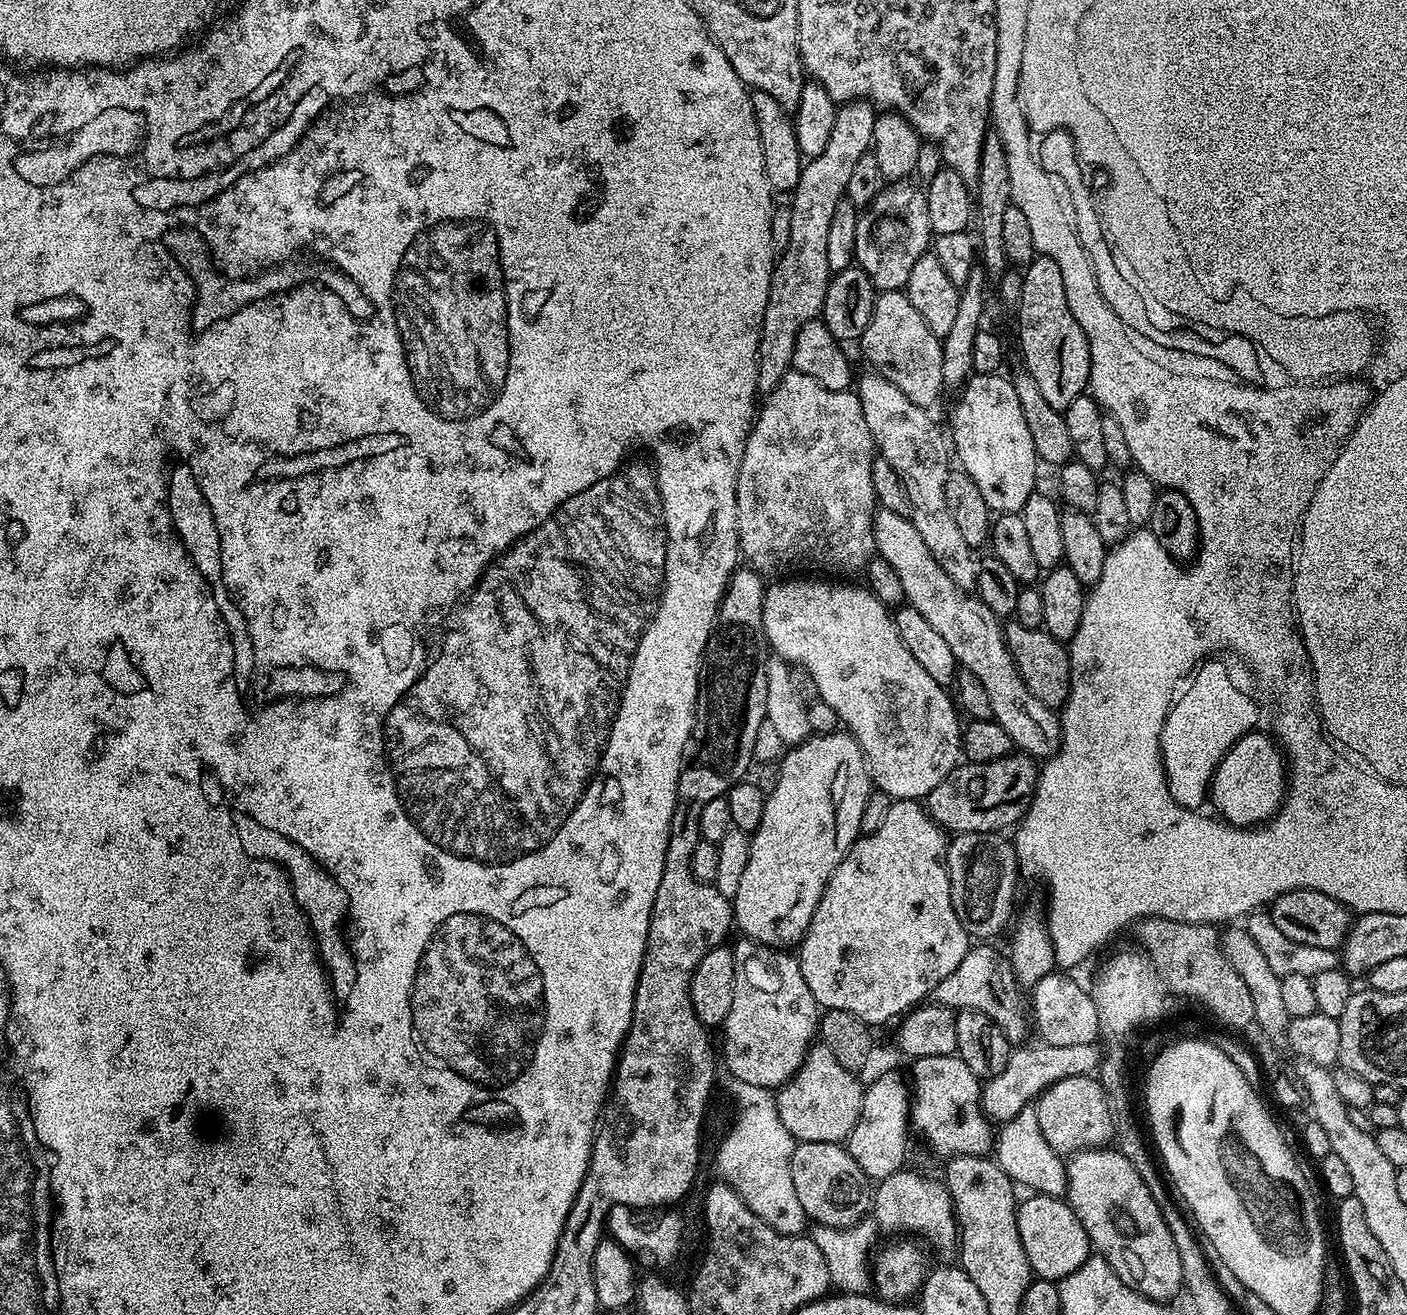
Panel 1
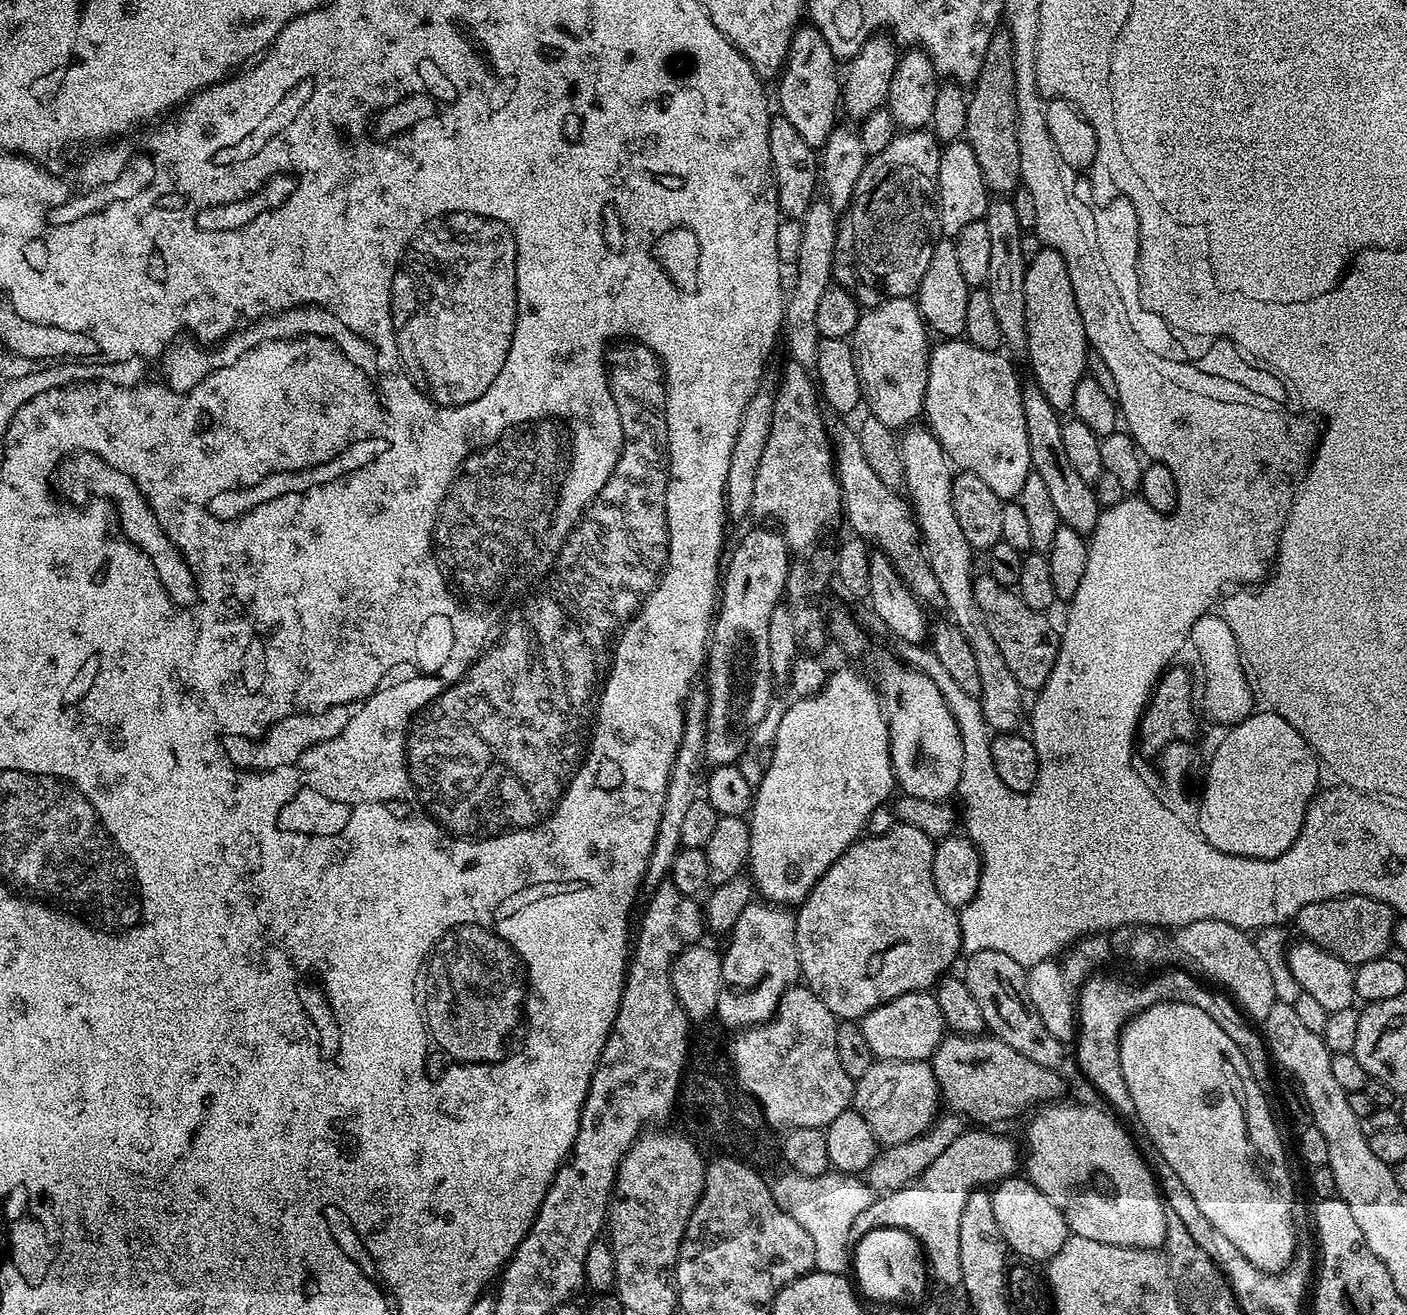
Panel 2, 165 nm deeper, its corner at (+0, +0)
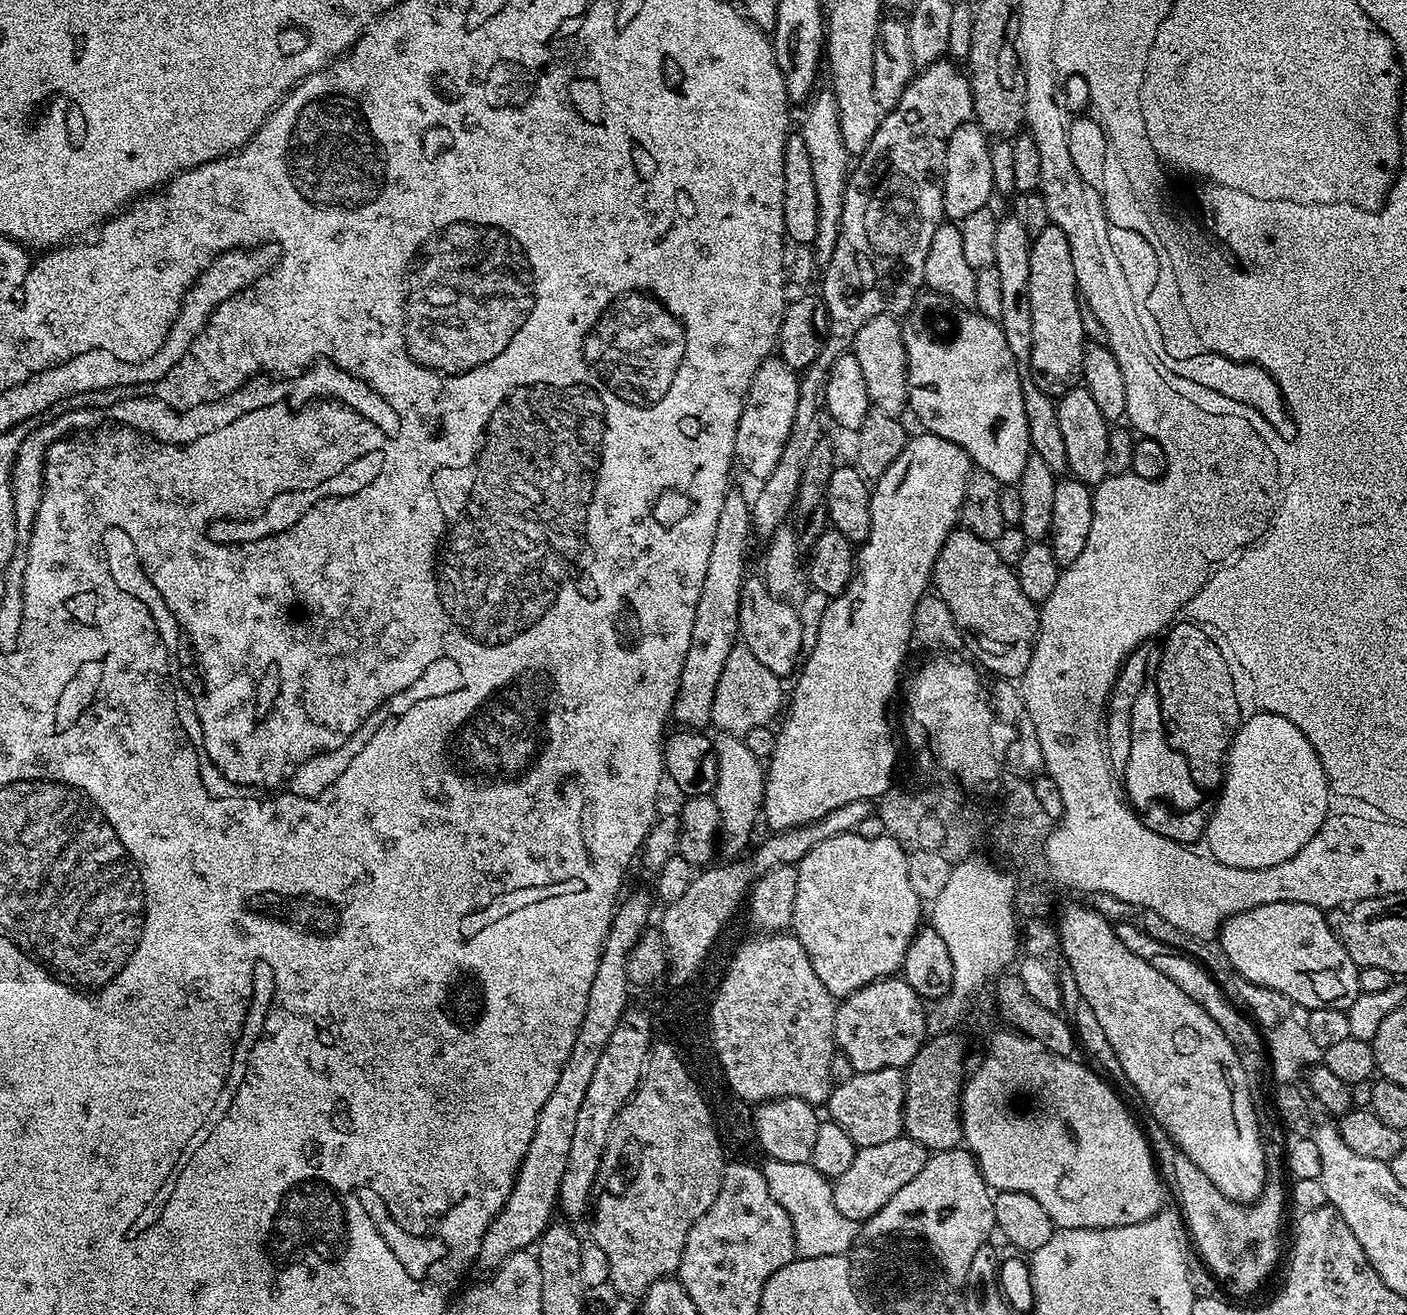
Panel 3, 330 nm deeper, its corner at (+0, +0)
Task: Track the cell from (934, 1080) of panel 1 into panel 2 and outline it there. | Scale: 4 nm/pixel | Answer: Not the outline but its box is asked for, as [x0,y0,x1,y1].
[852,1060,942,1145]

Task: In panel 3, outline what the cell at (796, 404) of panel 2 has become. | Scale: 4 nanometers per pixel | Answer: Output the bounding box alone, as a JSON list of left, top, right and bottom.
[735,354,800,481]

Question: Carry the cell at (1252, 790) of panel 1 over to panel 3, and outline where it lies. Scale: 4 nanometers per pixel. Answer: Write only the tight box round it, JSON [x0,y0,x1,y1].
[1205,710,1329,869]

